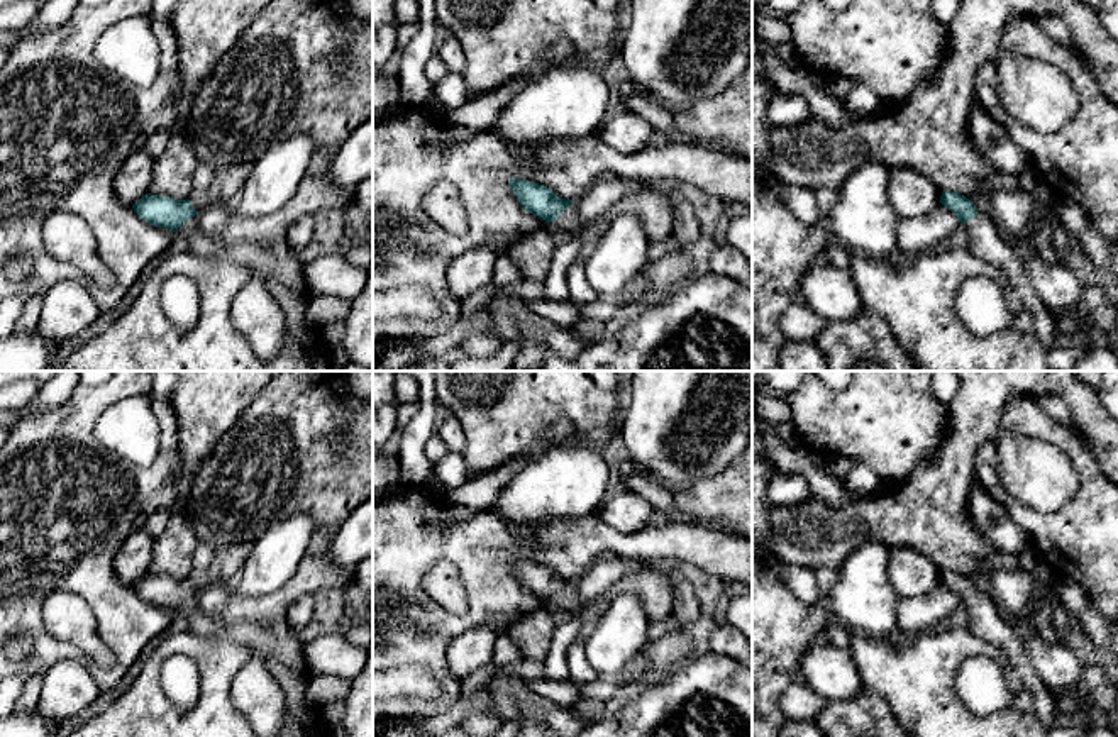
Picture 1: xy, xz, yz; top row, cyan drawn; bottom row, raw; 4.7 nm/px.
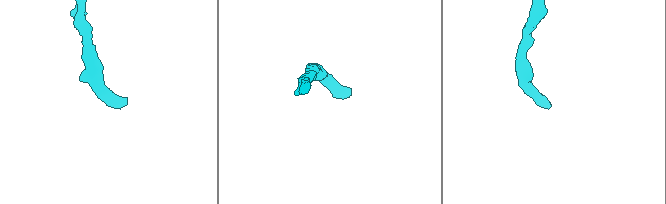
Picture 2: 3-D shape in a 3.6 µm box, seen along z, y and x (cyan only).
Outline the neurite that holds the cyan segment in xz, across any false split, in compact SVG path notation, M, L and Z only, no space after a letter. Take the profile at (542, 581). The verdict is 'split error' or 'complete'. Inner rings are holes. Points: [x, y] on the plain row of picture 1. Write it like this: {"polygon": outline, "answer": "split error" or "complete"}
{"polygon": "M510 557L510 566L522 588L535 596L554 601L569 613L586 613L593 603L610 603L618 595L637 595L650 623L664 622L672 615L674 588L666 573L640 569L623 576L598 598L583 598L576 583L569 578L557 576L551 568L535 561Z", "answer": "split error"}

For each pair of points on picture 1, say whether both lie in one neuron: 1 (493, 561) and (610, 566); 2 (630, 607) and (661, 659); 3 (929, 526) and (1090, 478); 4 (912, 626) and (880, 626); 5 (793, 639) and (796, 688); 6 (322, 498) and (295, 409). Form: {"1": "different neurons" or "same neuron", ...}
{"1": "different neurons", "2": "different neurons", "3": "different neurons", "4": "different neurons", "5": "different neurons", "6": "same neuron"}

